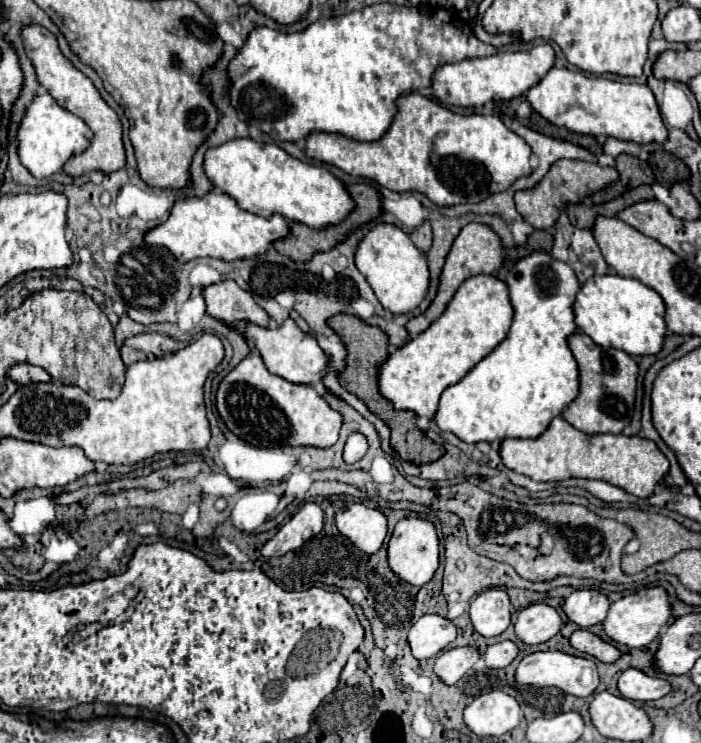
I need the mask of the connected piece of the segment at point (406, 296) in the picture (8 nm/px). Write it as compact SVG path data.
M392 223L374 225L356 247L356 267L368 279L382 307L390 313L408 313L424 299L430 275L424 253L410 241L410 237Z

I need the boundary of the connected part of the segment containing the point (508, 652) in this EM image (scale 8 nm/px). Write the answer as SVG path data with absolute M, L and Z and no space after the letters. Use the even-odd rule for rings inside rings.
M500 641L486 649L484 659L490 669L502 669L502 667L510 665L518 657L518 653L520 653L520 649L514 641Z

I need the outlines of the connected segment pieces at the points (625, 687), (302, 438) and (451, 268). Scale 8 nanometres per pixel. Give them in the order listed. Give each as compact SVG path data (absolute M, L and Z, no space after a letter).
M626 669L618 679L618 689L626 699L646 703L664 697L672 689L672 685L666 679L650 677L640 669Z
M250 351L218 385L216 409L226 427L256 447L332 447L338 441L344 417L334 411L310 385L290 383L272 375L260 353Z
M468 223L462 227L460 235L454 239L452 243L452 251L448 253L448 259L444 263L444 271L440 275L440 285L438 285L438 293L434 297L434 301L430 303L430 307L418 315L418 317L412 317L408 323L406 323L406 331L408 331L408 337L416 337L418 333L422 333L434 319L438 319L442 315L442 311L446 309L446 303L452 299L452 295L456 293L458 285L468 279L468 277L474 277L474 275L480 275L480 273L494 273L496 269L500 269L502 265L502 245L500 245L500 239L498 235L488 227L488 225L480 225L480 223Z

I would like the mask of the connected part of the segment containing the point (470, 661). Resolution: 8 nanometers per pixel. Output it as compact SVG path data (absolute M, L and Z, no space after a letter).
M454 647L446 649L436 657L434 673L446 683L454 685L464 677L468 669L472 669L482 659L482 653L476 647Z

